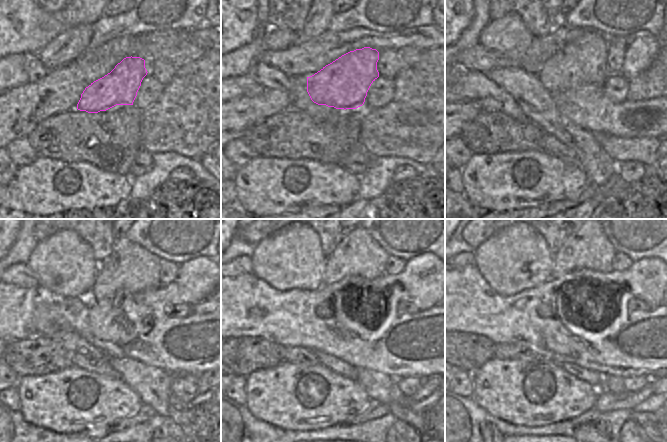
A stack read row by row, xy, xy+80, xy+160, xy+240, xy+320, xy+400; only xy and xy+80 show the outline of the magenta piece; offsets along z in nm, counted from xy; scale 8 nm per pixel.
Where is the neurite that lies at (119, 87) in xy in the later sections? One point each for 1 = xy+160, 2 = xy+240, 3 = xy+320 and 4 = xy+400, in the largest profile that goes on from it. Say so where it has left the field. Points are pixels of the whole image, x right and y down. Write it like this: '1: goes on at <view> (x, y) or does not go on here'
1: goes on at xy+160 (583, 61)
2: goes on at xy+240 (130, 267)
3: goes on at xy+320 (358, 253)
4: goes on at xy+400 (588, 248)

